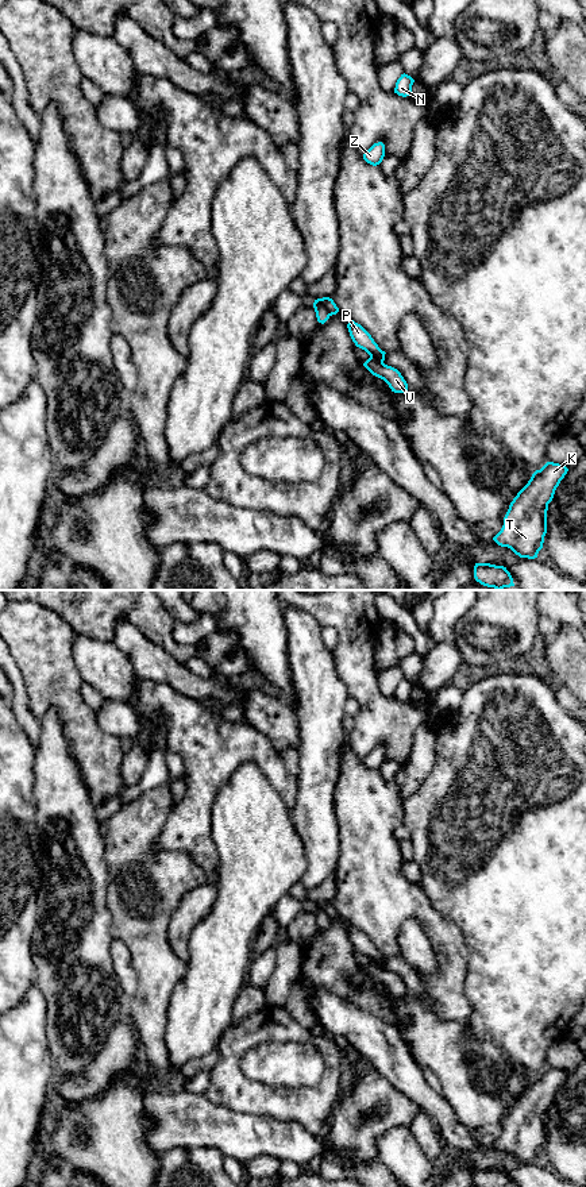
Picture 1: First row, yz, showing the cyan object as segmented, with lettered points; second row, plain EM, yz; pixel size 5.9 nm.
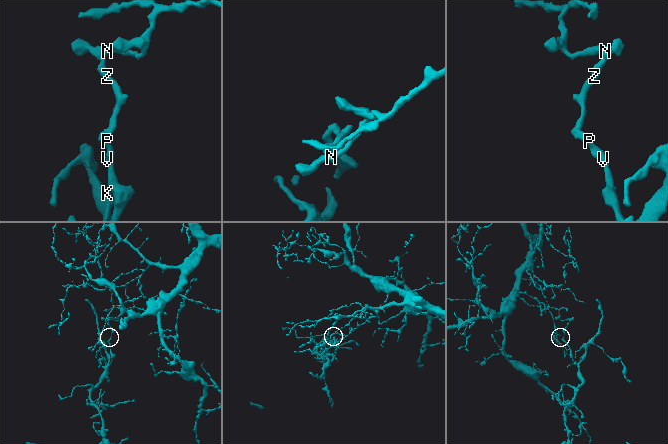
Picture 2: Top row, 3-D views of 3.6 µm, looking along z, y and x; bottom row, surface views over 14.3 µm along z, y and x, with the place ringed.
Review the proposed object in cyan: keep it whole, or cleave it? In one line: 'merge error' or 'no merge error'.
merge error

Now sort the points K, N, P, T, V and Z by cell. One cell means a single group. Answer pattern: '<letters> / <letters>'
K P T V / N Z

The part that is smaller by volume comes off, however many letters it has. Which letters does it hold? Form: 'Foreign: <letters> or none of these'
Foreign: K, P, T, V

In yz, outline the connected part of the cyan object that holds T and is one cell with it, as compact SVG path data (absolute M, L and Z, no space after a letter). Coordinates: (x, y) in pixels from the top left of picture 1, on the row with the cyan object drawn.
M554 462L536 470L510 502L504 525L493 540L520 558L537 558L547 533L548 504L567 471L566 466Z

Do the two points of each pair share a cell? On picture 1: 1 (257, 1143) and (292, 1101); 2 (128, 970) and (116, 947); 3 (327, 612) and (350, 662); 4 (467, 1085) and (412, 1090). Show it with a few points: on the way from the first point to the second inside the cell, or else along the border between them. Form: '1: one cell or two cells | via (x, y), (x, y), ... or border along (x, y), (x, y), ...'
1: two cells | border along (246, 1113), (296, 1121), (307, 1132)
2: one cell | via (123, 964), (119, 952)
3: one cell | via (339, 624), (347, 632), (350, 650)
4: two cells | border along (442, 1093), (459, 1120)

